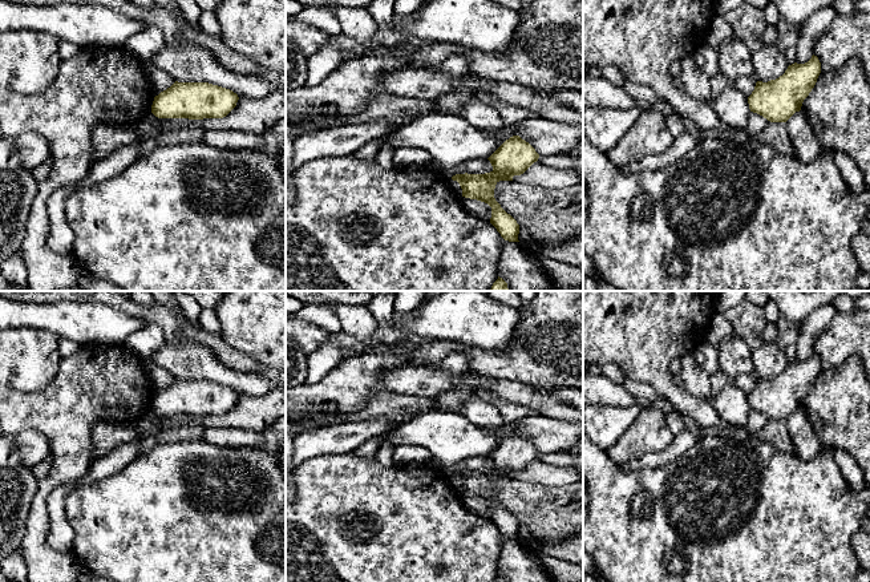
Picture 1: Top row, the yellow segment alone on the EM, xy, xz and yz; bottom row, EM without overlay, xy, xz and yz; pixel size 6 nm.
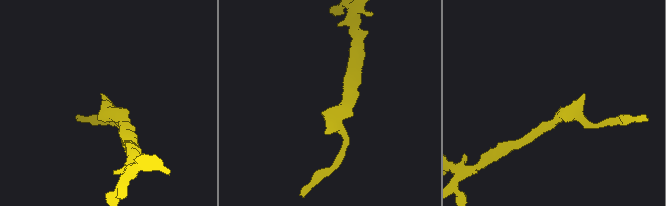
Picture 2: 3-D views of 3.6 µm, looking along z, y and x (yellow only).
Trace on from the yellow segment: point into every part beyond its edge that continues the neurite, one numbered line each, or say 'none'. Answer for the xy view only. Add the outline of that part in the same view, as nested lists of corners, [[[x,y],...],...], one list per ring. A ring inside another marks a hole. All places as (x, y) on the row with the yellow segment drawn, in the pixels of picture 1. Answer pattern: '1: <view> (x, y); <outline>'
none

